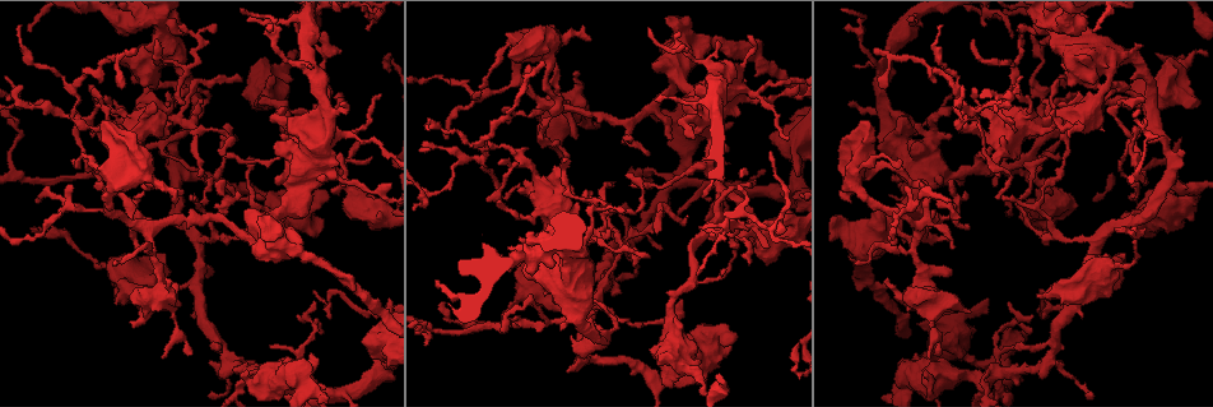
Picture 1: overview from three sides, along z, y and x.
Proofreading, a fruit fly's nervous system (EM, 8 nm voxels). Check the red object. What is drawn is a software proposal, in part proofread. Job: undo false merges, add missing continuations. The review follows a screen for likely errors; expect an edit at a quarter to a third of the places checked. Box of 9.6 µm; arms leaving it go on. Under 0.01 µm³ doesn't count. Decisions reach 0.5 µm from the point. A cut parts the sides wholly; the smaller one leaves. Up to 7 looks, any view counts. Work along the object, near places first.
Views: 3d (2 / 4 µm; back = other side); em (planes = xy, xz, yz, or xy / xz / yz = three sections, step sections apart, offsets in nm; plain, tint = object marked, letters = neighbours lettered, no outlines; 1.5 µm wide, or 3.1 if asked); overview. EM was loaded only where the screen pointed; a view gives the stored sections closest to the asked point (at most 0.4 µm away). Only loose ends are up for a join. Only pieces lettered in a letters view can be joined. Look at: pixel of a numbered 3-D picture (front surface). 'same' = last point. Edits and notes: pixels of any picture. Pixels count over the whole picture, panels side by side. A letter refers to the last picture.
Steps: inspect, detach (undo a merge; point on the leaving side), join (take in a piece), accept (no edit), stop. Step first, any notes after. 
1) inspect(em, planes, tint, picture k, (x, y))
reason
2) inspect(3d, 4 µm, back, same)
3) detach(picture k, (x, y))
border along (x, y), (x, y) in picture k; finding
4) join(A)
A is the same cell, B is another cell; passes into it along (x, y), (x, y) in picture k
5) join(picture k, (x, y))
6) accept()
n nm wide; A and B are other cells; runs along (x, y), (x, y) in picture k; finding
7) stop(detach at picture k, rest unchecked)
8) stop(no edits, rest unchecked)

inspect(em, yz, step 4, tint, picture 1, (713, 186))
calibre changes

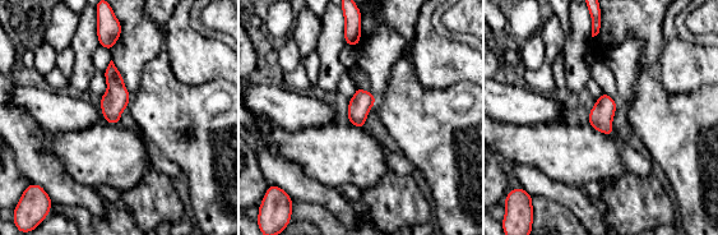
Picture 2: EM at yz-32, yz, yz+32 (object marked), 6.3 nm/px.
inspect(em, planes, letters, same)
cut it another way

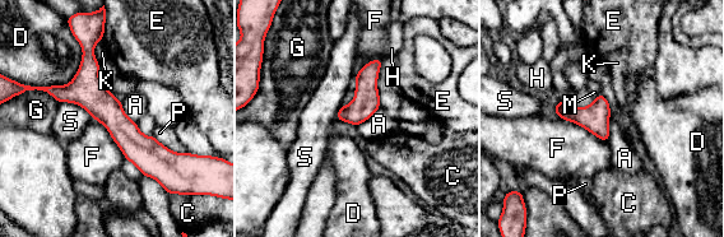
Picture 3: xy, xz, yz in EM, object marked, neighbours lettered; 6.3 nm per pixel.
accept()
A, C, D, E, F, G, H, K, M, P and S are other cells; runs along (86, 46), (88, 91), (158, 177) in picture 3; all the same neuron

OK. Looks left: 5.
inspect(3d, 2 µm, picture 1, (70, 159))
an open end

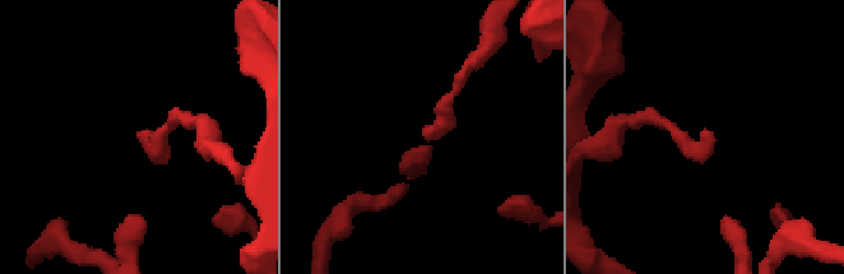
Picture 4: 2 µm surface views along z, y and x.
inspect(em, planes, letters, picture 4, (143, 131))
need the tissue

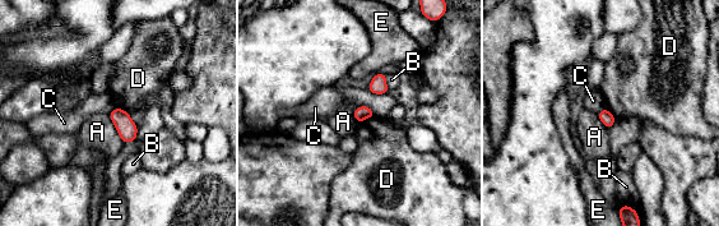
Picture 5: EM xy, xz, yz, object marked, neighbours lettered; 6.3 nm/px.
accept()
A touches over 160 nm; A, B, C, D and E are other cells; border along (117, 106), (107, 114) in picture 5; none of them fits

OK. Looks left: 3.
inspect(em, planes, letters, picture 1, (1067, 130))
thin end

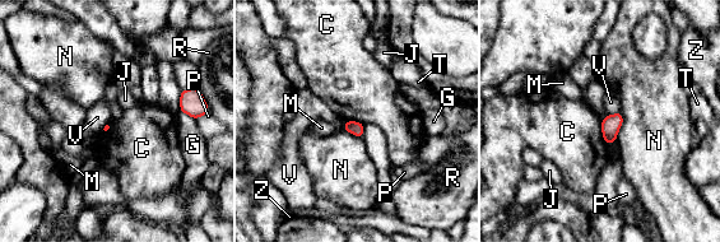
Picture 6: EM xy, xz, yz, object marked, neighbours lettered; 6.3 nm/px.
accept()
C, G, J, M, N, P, R, T, V and Z are other cells; border along (602, 119), (602, 136), (608, 145) in picture 6; none of them fits

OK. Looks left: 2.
stop(no edits, rest unchecked)

